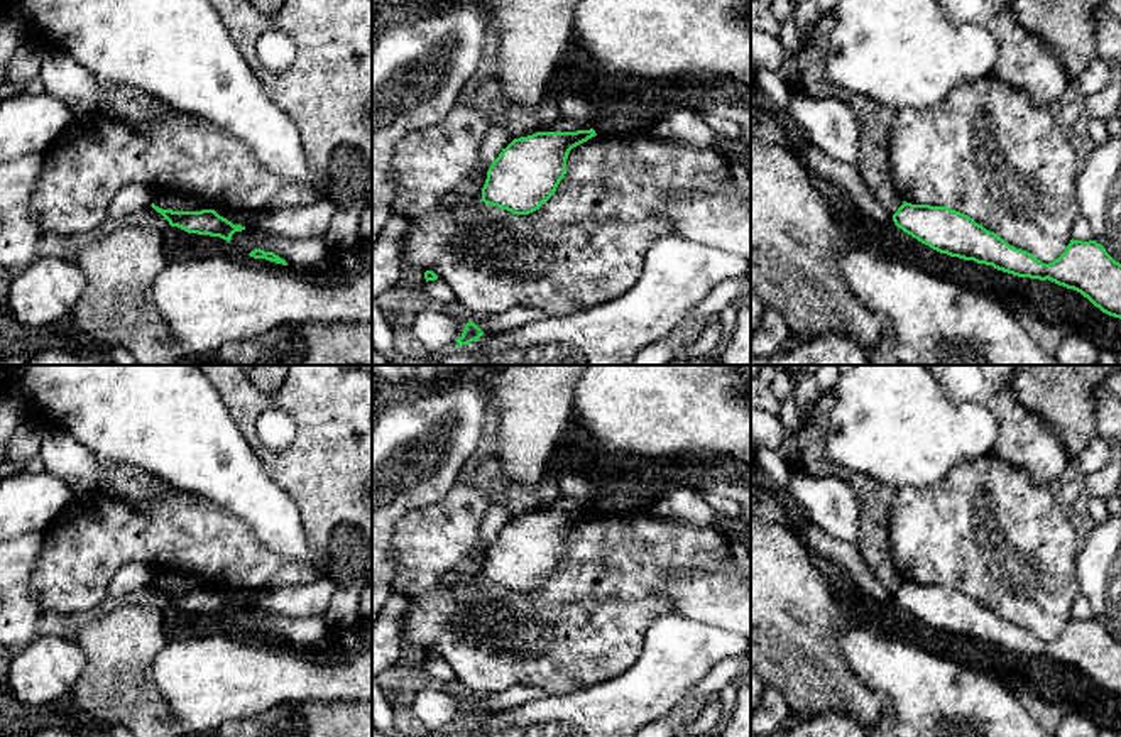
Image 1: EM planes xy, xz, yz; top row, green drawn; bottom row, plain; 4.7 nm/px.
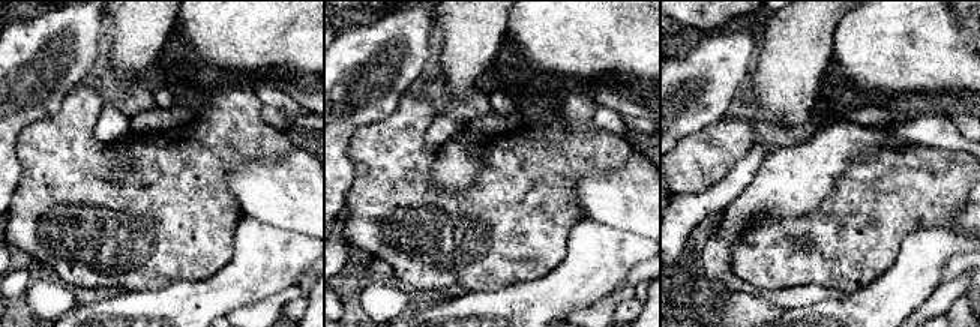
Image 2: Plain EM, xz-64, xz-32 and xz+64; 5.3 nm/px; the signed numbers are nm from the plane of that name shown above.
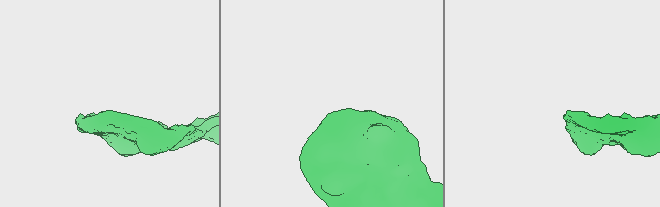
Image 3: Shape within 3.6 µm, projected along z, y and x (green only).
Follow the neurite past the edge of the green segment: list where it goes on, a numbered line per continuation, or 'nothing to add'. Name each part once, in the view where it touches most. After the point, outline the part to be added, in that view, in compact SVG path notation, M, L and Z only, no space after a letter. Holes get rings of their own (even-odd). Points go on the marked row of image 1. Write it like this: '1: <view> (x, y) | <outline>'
nothing to add

